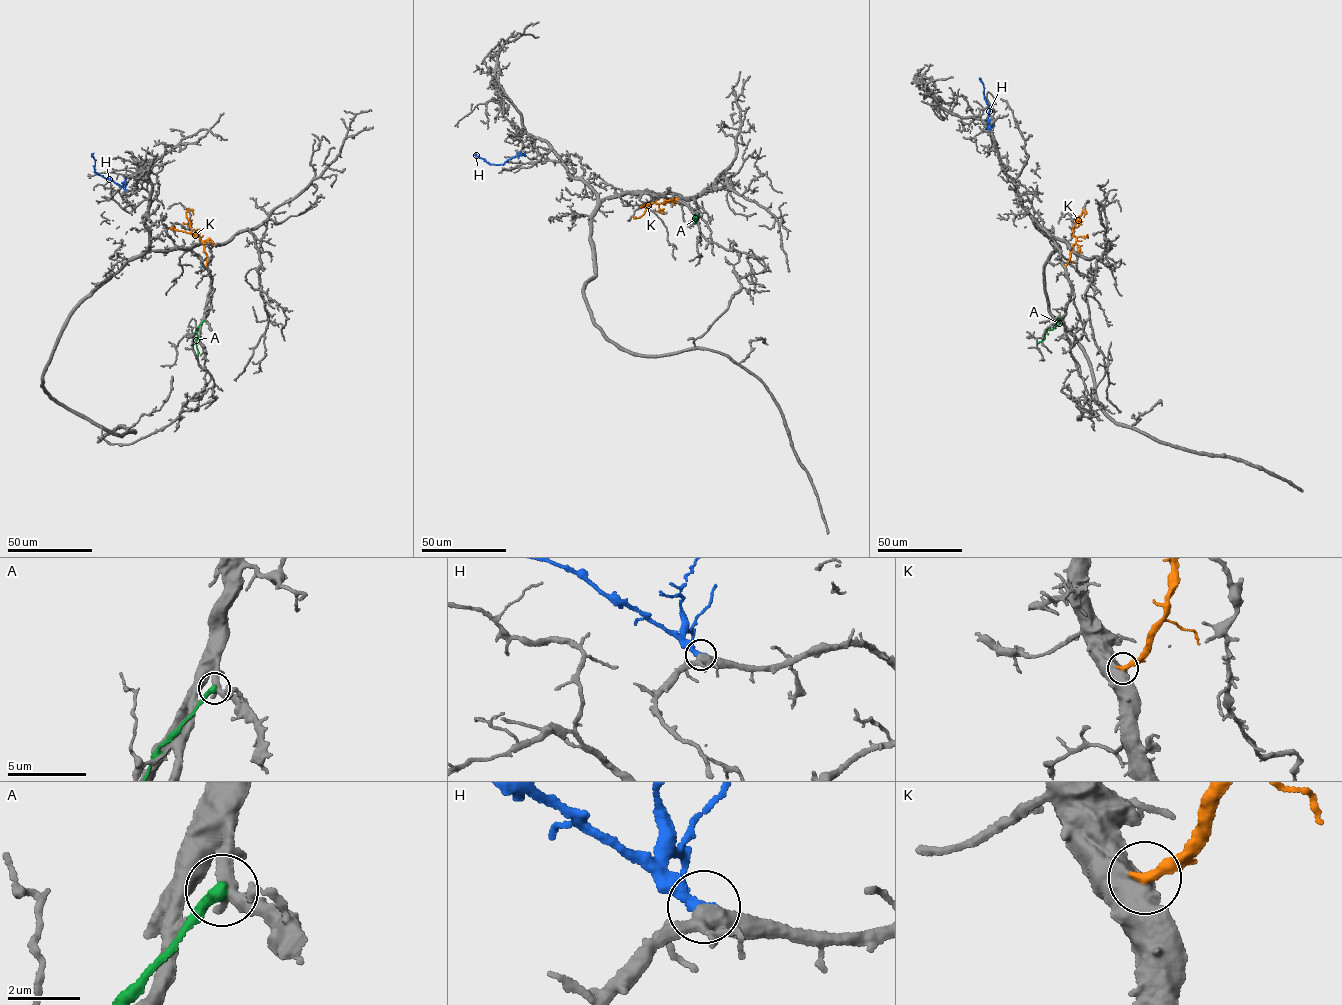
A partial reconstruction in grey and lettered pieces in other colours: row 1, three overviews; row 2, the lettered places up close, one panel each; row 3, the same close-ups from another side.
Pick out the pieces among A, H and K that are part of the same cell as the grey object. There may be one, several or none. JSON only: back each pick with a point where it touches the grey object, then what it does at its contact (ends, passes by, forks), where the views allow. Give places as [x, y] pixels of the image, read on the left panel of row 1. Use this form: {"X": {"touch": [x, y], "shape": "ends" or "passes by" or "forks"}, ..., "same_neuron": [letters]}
{"H": {"touch": [126, 189], "shape": "ends"}, "same_neuron": ["H"]}

